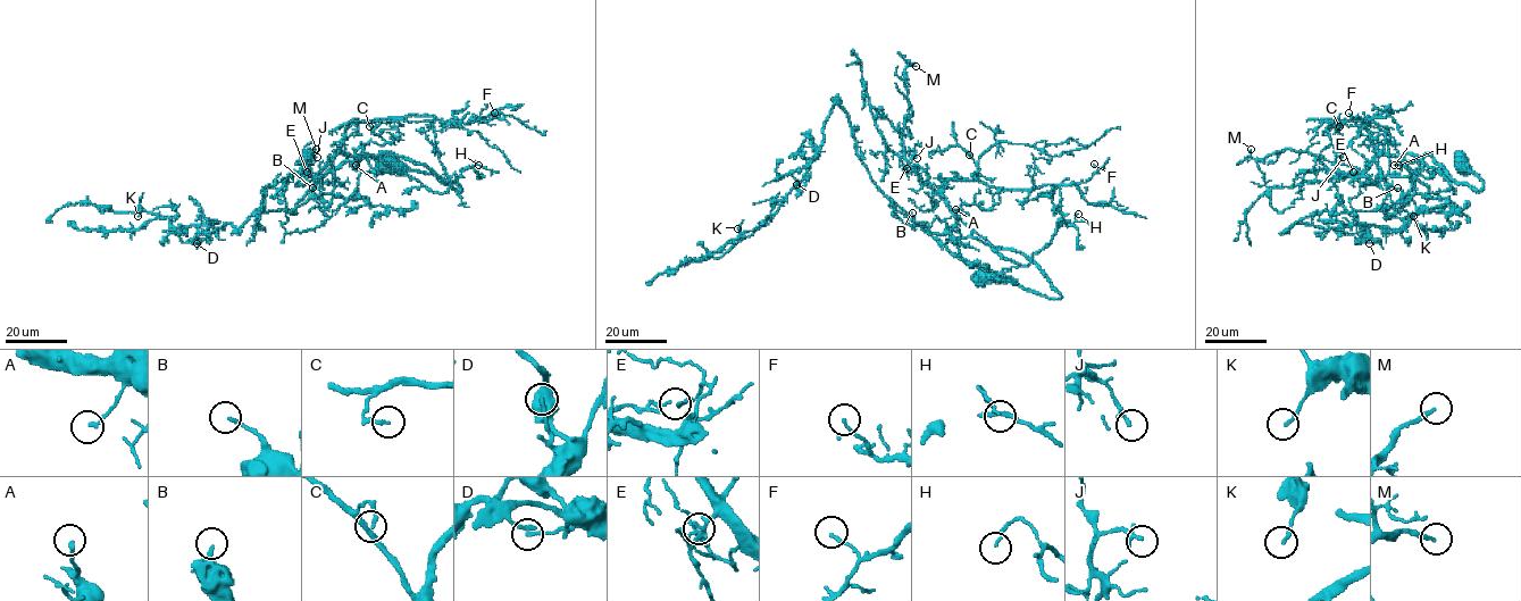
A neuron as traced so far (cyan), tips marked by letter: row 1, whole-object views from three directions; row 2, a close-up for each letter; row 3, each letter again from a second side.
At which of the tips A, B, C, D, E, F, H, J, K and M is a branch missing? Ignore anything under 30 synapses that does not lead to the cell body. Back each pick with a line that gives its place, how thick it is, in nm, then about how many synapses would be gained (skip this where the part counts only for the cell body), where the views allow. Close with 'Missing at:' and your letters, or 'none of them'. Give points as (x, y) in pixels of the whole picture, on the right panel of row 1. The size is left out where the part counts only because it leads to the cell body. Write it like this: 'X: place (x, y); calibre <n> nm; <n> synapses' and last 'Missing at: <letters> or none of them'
Missing at: none of them

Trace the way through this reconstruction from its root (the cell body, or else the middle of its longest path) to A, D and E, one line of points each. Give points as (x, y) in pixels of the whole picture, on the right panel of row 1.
A: (1460, 160), (1484, 182), (1480, 190), (1457, 184), (1428, 155), (1420, 163), (1401, 159), (1394, 165)
D: (1460, 160), (1480, 190), (1427, 155), (1395, 211), (1322, 211), (1280, 233), (1365, 224), (1369, 243)
E: (1460, 160), (1484, 182), (1480, 190), (1457, 184), (1428, 155), (1410, 163), (1379, 153), (1360, 175), (1353, 172)

